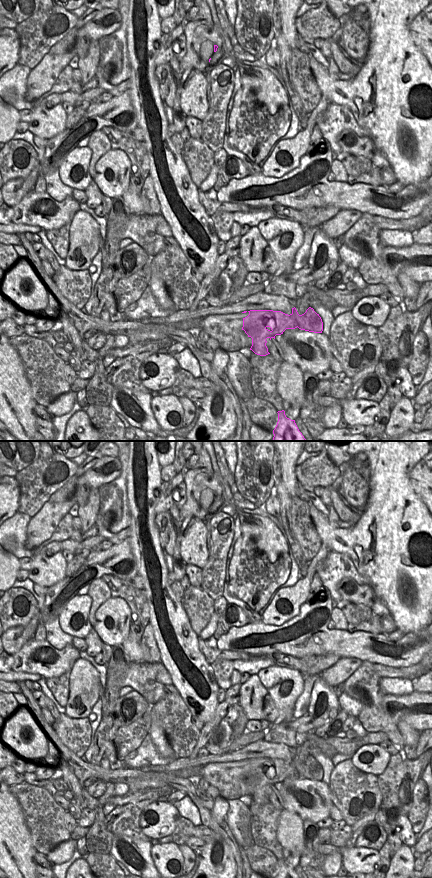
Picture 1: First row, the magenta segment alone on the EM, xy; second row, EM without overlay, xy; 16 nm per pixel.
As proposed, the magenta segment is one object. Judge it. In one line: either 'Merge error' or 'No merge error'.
Merge error.

